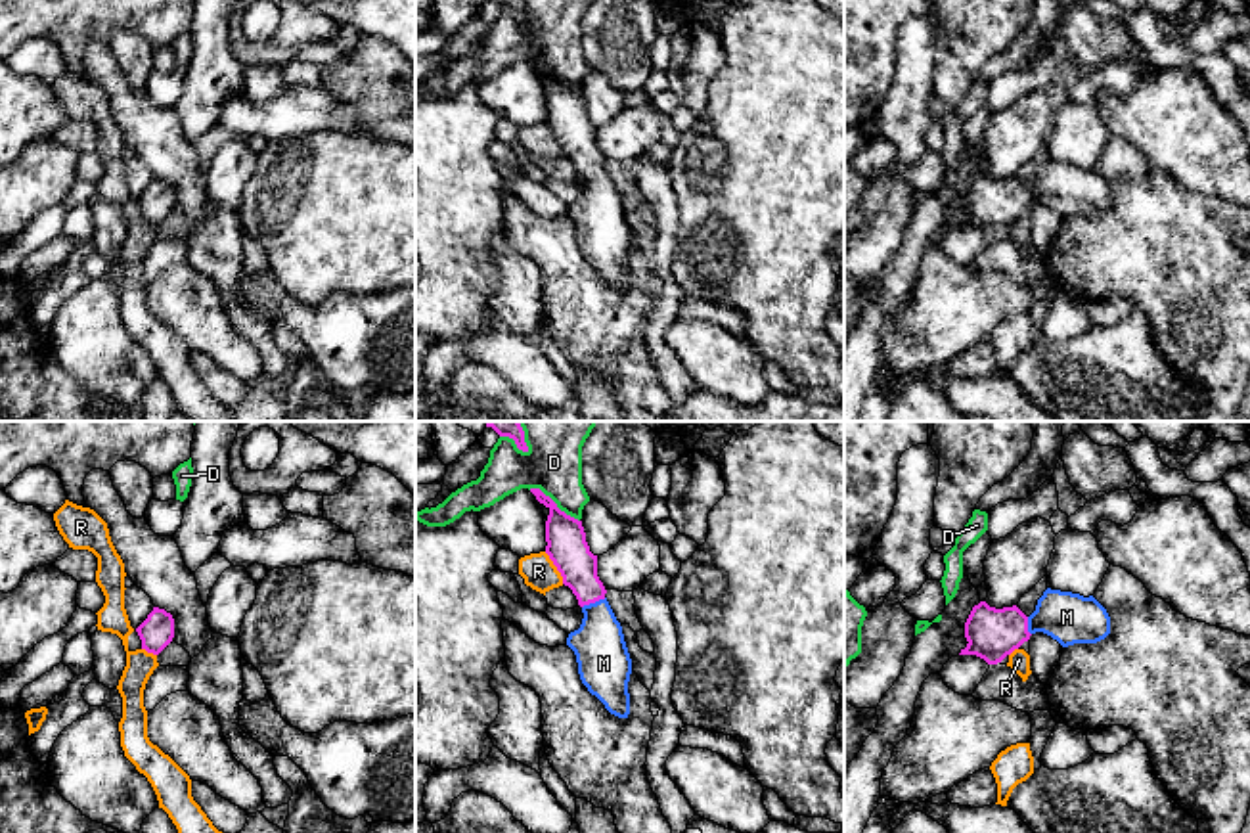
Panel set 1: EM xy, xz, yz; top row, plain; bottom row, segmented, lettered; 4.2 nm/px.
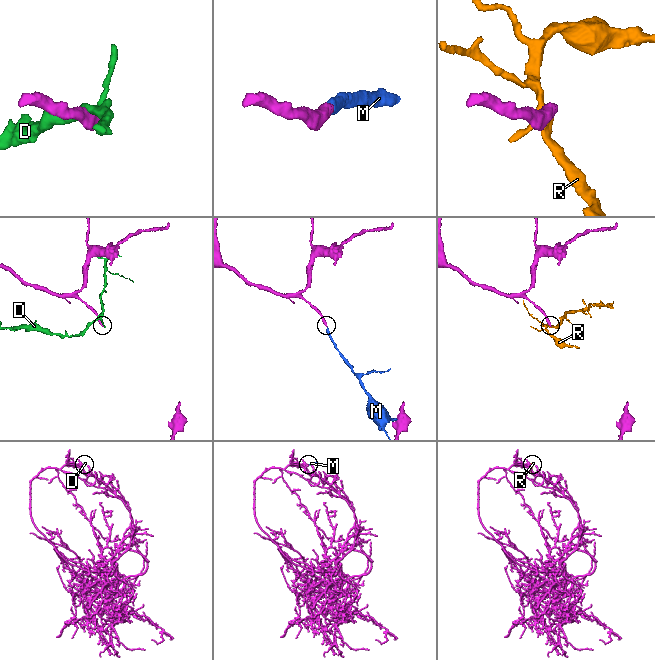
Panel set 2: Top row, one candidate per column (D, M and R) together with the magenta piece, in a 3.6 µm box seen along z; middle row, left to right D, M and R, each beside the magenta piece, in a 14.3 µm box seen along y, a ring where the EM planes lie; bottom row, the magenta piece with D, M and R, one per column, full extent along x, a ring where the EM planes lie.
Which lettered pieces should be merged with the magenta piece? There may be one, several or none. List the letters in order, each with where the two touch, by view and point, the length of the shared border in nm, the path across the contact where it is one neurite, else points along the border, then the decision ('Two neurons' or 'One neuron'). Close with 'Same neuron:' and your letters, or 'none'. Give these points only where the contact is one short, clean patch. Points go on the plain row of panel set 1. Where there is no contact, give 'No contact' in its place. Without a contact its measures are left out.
D: Touches magenta at xz (554, 73). Shared border 260 nm. Two neurons
M: Touches magenta at xz (594, 173). Shared border 110 nm. Path across: xz (569, 121), (594, 173), (600, 192), (600, 219). One neuron
R: Touches magenta at xz (556, 136). Shared border 160 nm. Boundary: xz (544, 123), (563, 154). Two neurons
Same neuron: M

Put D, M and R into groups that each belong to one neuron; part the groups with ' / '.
D / M / R

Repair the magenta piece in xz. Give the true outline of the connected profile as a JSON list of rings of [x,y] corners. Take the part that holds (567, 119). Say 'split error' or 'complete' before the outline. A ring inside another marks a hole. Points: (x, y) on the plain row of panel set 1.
split error; [[[530,59],[530,63],[549,80],[546,124],[561,144],[563,155],[576,167],[584,184],[580,199],[567,209],[567,216],[576,226],[580,251],[611,285],[628,289],[632,230],[622,197],[597,147],[597,126],[590,123],[582,92],[561,82],[540,59]]]

